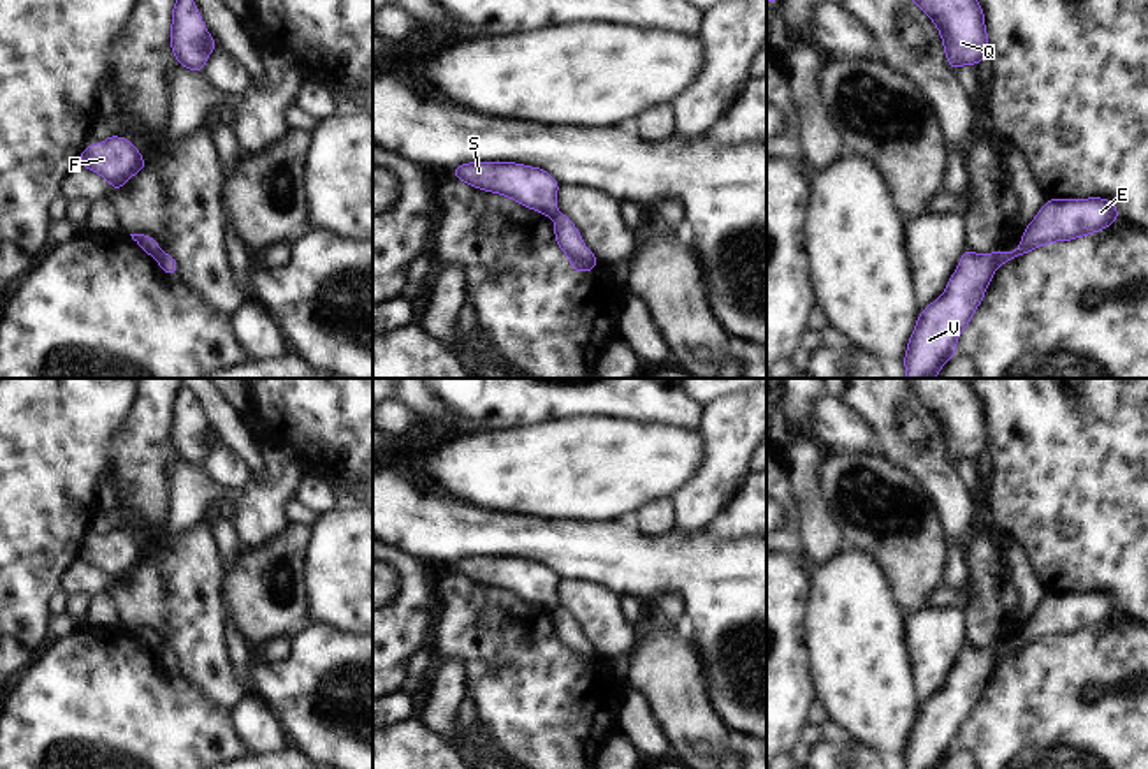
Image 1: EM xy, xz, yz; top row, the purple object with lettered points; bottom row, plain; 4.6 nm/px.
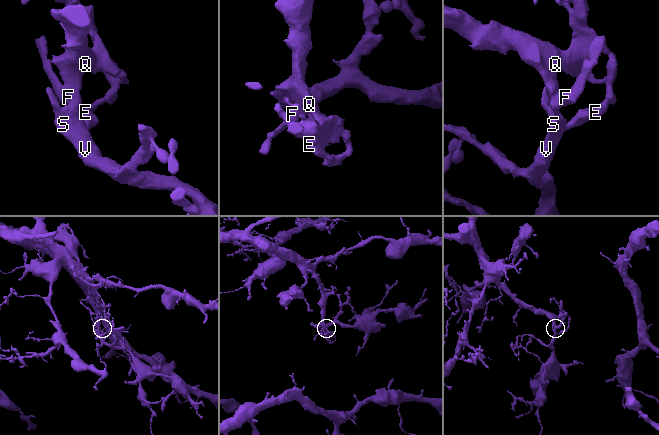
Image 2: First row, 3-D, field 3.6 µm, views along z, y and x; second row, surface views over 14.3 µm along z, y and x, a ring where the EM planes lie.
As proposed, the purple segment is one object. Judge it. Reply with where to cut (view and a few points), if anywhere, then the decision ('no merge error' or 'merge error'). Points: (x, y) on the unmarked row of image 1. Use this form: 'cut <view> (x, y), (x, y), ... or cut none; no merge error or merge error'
cut yz (995, 648), (994, 662); merge error

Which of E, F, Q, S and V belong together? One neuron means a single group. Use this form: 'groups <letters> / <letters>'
groups E / F Q S V

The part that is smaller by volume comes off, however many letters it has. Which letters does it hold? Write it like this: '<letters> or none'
E.

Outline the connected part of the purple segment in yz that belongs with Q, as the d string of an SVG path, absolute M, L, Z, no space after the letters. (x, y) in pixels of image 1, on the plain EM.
M907 378L912 396L935 417L948 458L977 459L988 452L985 408L963 378Z

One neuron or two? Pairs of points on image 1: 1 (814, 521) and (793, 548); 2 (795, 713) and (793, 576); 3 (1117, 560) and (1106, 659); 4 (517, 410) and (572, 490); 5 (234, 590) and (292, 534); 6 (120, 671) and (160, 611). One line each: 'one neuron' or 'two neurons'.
1: two neurons
2: one neuron
3: two neurons
4: two neurons
5: one neuron
6: two neurons

